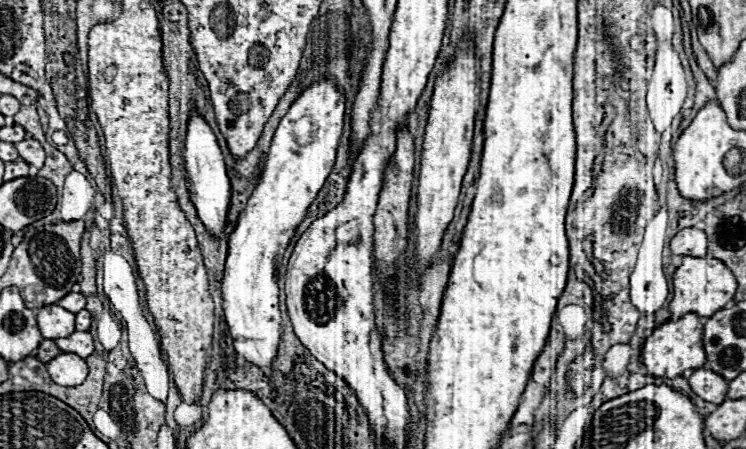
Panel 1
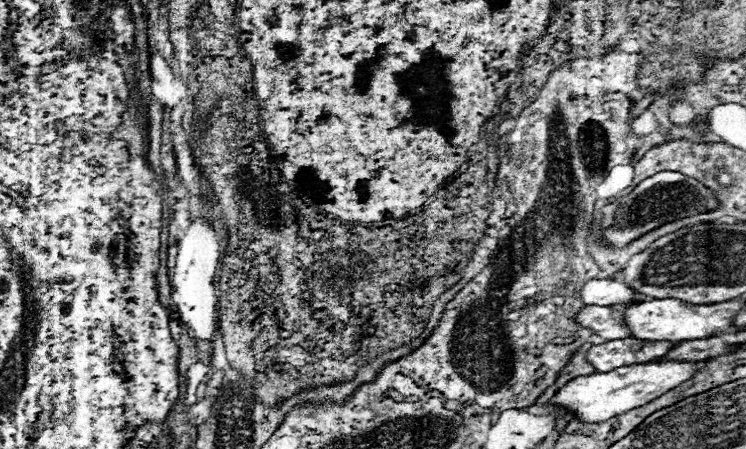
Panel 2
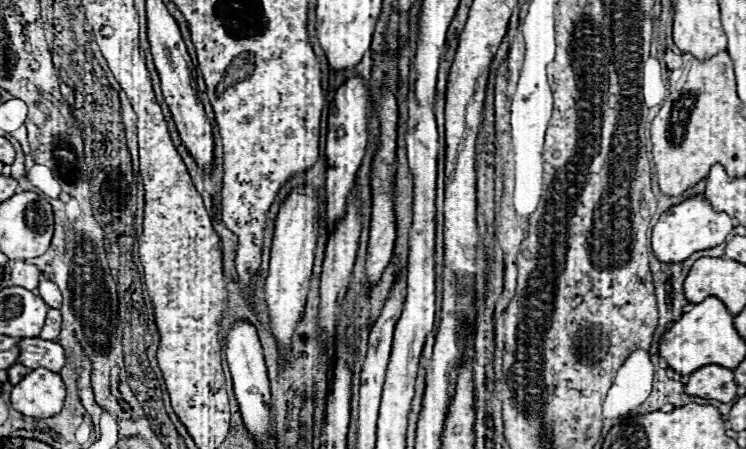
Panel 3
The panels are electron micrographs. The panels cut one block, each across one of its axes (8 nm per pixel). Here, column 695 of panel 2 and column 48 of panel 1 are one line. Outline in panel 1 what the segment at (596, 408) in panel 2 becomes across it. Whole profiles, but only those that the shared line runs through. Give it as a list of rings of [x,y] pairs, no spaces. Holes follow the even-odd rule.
[[[58,354],[56,358],[52,358],[48,362],[48,374],[52,376],[52,380],[60,386],[72,388],[76,384],[82,384],[88,376],[88,366],[86,362],[76,356],[76,354]]]

